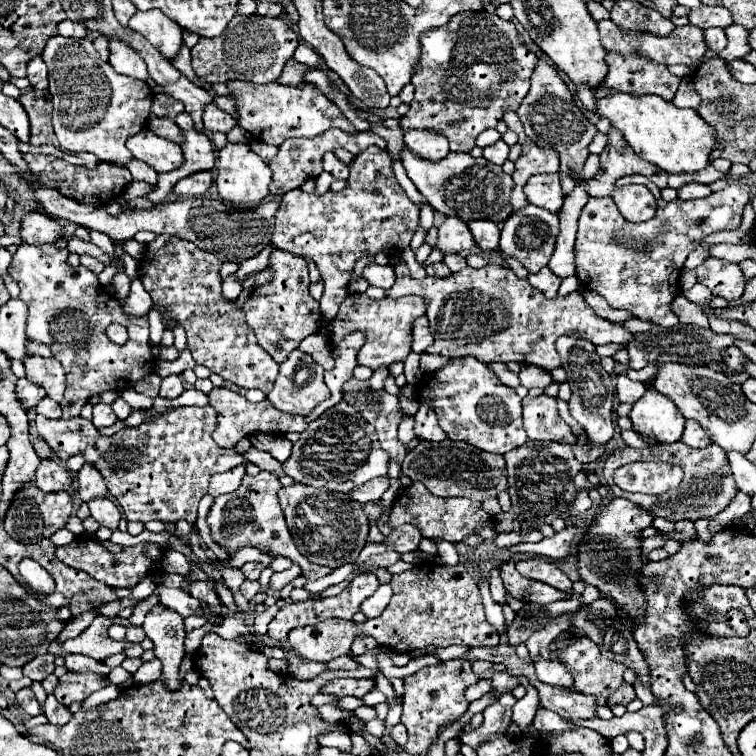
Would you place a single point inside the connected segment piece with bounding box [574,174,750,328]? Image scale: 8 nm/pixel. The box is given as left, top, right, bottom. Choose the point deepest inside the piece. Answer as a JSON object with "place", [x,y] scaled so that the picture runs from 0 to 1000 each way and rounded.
{"place":[839,352]}

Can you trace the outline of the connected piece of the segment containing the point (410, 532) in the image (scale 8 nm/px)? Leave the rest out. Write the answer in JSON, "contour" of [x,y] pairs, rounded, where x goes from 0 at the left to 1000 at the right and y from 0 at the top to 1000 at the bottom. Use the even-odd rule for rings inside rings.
{"contour":[[[534,693],[534,696],[521,698],[521,701],[511,709],[508,720],[513,722],[513,728],[524,728],[524,730],[532,733],[532,730],[545,730],[545,728],[550,728],[553,720],[556,720],[556,714],[558,714],[556,701],[553,701],[550,696],[545,696],[545,693]]]}

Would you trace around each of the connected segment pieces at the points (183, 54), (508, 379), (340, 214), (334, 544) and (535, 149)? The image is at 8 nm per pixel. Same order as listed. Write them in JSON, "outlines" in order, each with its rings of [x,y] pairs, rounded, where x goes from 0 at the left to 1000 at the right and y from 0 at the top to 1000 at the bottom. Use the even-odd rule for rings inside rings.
{"outlines":[[[[241,61],[238,71],[233,71],[233,77],[228,79],[228,85],[230,85],[249,106],[254,106],[254,108],[259,108],[262,114],[272,116],[275,122],[280,122],[280,119],[278,119],[278,111],[270,108],[270,106],[265,106],[265,103],[257,98],[257,93],[254,93],[254,87],[251,87],[251,63],[249,63],[249,61]]],[[[648,480],[643,481],[659,500],[661,500],[661,505],[664,508],[669,508],[669,511],[675,511],[675,513],[685,513],[685,495],[680,495],[680,492],[675,492],[665,480]]],[[[487,193],[463,214],[463,235],[452,254],[407,257],[397,249],[373,259],[370,275],[362,286],[360,323],[384,336],[415,344],[426,370],[429,392],[423,397],[426,421],[437,426],[452,397],[458,394],[460,373],[468,349],[481,339],[508,333],[511,339],[529,339],[553,302],[553,272],[537,259],[521,235],[519,214],[511,198]]],[[[386,640],[370,646],[368,659],[392,725],[413,746],[447,751],[474,738],[487,709],[487,688],[476,672],[476,664],[466,661],[460,653],[423,648],[405,640]],[[394,685],[402,690],[402,696],[394,696]]],[[[669,148],[664,159],[672,164],[675,172],[680,172],[685,177],[685,188],[690,190],[690,204],[680,214],[683,228],[677,230],[680,251],[677,251],[677,259],[675,259],[675,272],[677,272],[677,283],[680,283],[698,270],[696,257],[693,257],[690,249],[698,241],[701,233],[722,230],[722,228],[738,228],[738,201],[730,198],[730,196],[714,196],[706,188],[701,188],[701,183],[693,177],[690,161],[688,161],[683,148]]]]}

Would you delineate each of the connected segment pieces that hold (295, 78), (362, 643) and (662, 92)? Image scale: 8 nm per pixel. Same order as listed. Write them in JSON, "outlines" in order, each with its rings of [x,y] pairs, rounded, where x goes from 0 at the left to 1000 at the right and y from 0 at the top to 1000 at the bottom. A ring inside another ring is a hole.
{"outlines":[[[[381,79],[381,87],[376,87],[376,95],[370,98],[368,108],[381,114],[394,114],[399,108],[399,98],[407,93],[407,87],[394,85],[392,79]]],[[[474,841],[468,849],[466,849],[466,865],[468,868],[479,868],[481,862],[497,857],[500,849],[495,844],[487,844],[487,841]]],[[[812,69],[802,71],[804,98],[802,108],[812,119],[839,119],[839,122],[860,122],[870,124],[881,132],[889,132],[899,103],[892,101],[881,87],[862,85],[862,79],[847,74],[820,74]]]]}

